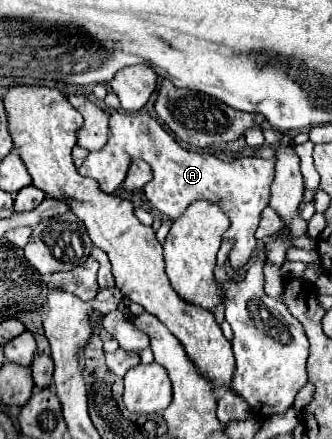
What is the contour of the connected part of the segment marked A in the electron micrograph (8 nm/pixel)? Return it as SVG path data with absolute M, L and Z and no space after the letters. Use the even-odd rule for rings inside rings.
M113 112L109 118L109 140L99 152L89 152L83 166L78 168L81 176L93 178L103 192L115 194L123 184L131 160L143 158L155 170L153 180L143 187L145 197L159 212L171 216L173 220L195 200L211 200L221 206L221 210L231 220L231 228L225 232L225 240L235 240L229 254L229 266L239 272L253 256L255 250L255 230L261 218L261 210L269 202L269 186L275 176L277 158L245 158L238 156L231 162L223 162L207 152L191 152L181 148L171 134L167 134L155 118L149 114L125 114Z

